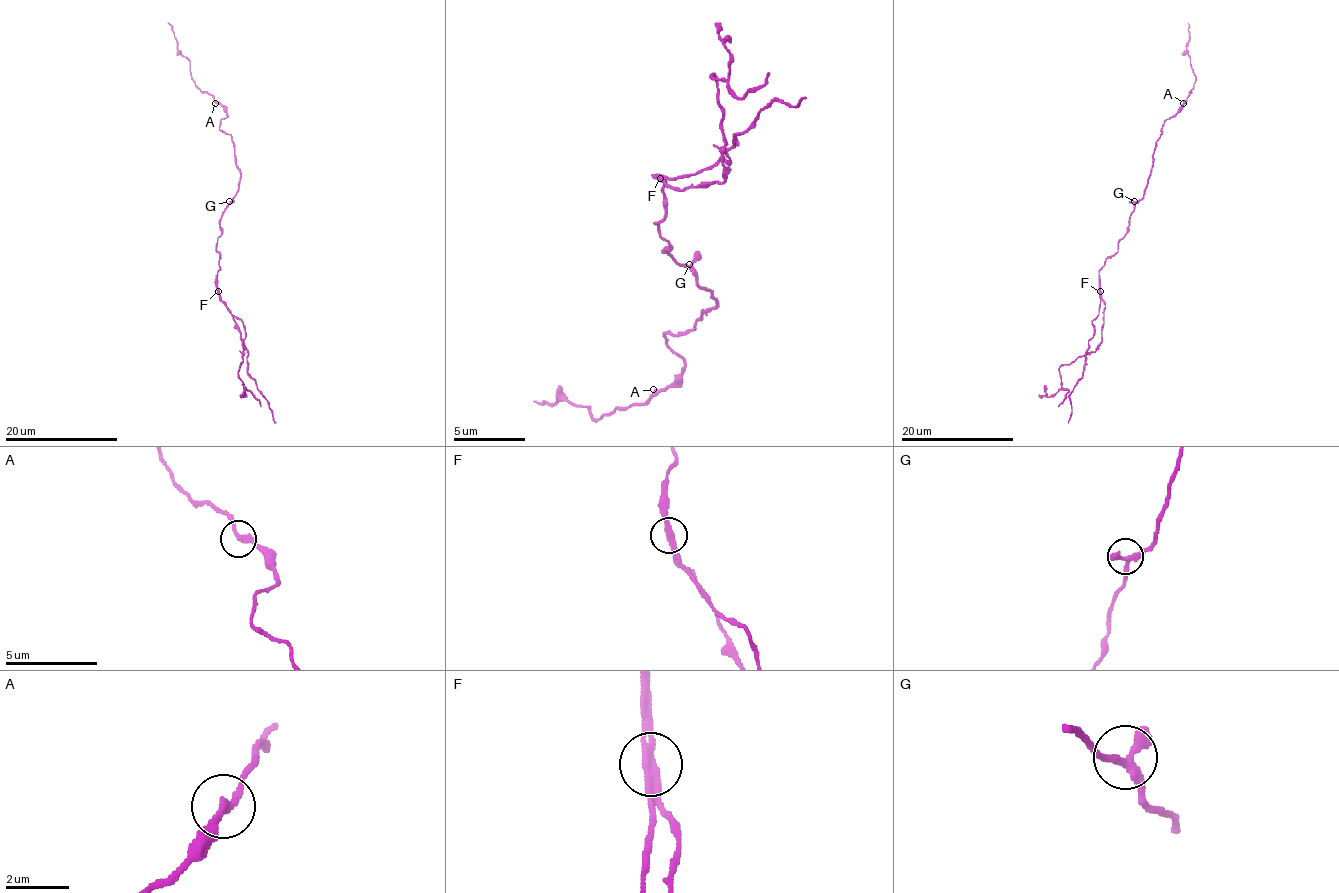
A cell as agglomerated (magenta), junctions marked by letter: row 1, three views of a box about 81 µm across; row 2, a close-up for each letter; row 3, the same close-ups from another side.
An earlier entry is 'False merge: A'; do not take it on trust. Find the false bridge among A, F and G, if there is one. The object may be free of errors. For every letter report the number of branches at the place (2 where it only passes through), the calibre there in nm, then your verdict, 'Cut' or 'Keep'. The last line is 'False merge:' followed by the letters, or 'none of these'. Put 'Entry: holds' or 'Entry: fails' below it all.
A: Branches: 2. Thickness 280 nm. Keep
F: Branches: 2. Thickness 280 nm. Cut
G: Branches: 2. Thickness 320 nm. Keep
False merge: F
Entry: fails

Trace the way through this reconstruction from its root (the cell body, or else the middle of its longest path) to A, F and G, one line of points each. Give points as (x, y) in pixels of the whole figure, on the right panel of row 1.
A: (1131, 215), (1134, 206), (1143, 197), (1162, 124), (1183, 103)
F: (1131, 215), (1127, 234), (1099, 272), (1100, 292)
G: (1131, 215), (1134, 201)

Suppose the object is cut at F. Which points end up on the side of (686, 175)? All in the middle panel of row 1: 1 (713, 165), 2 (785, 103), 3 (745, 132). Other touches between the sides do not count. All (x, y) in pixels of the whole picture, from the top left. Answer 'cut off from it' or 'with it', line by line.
1: with it
2: with it
3: with it

